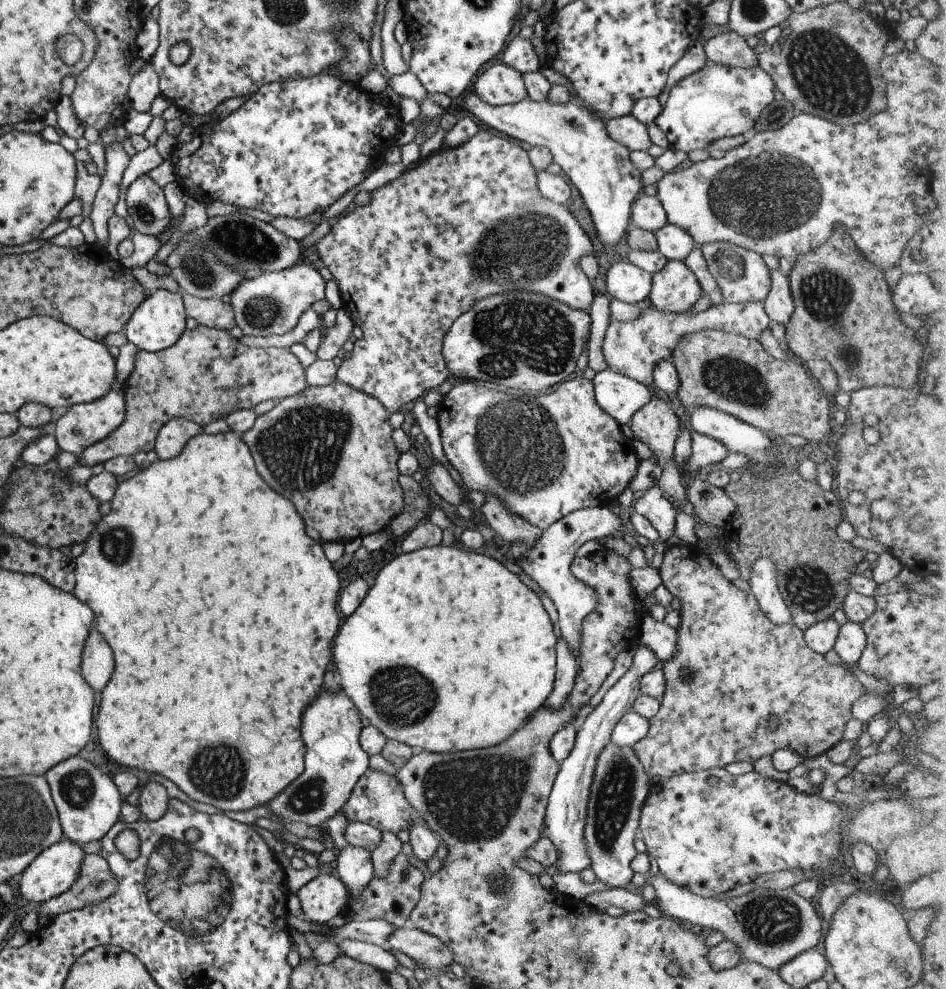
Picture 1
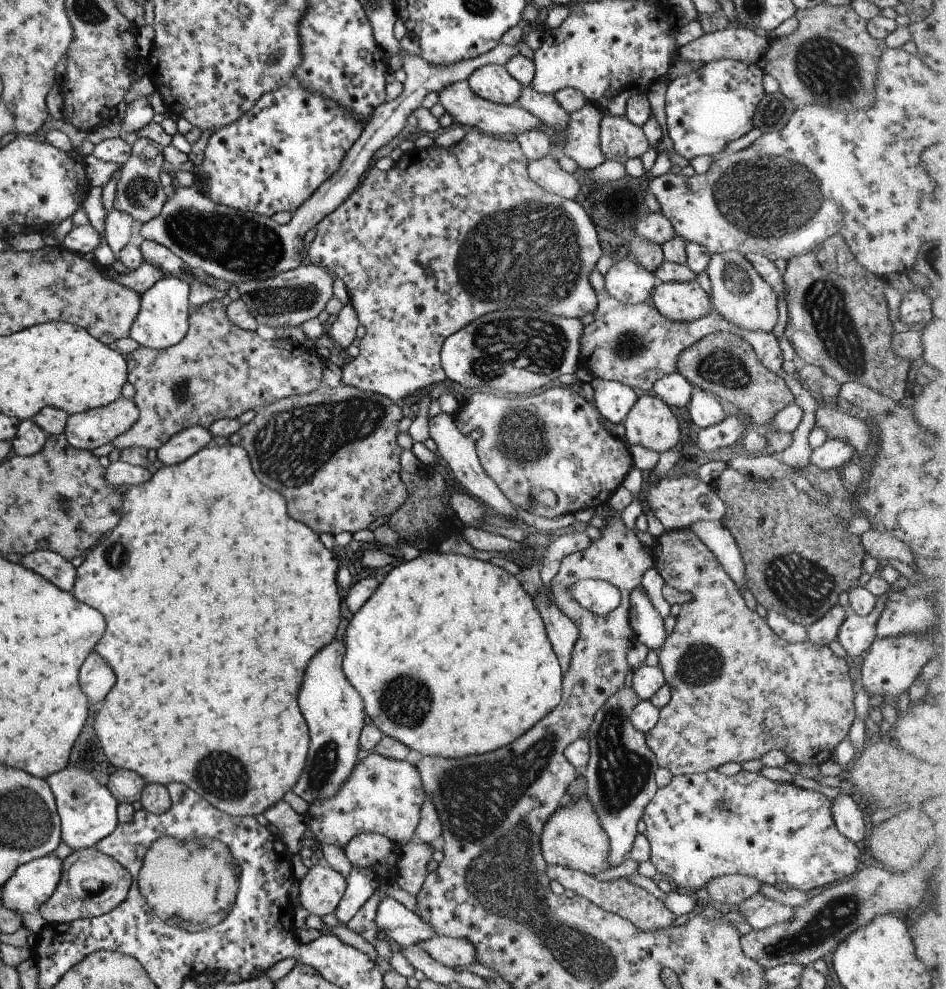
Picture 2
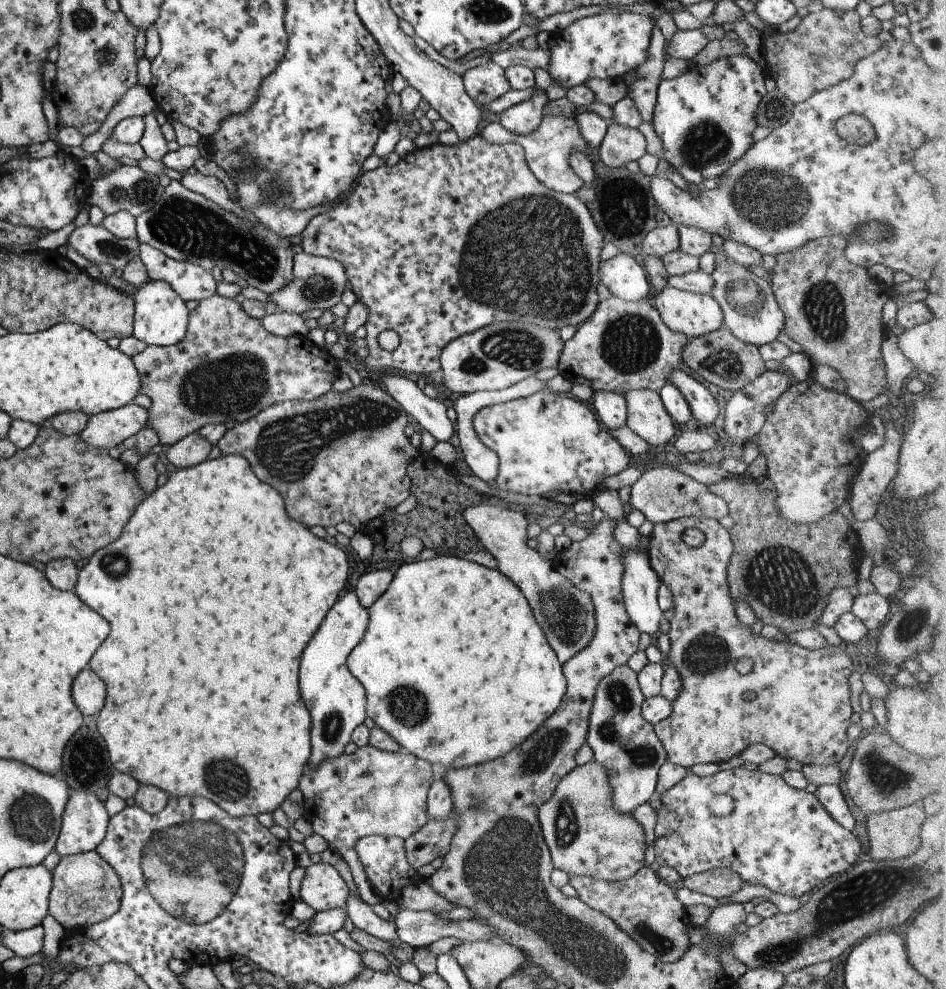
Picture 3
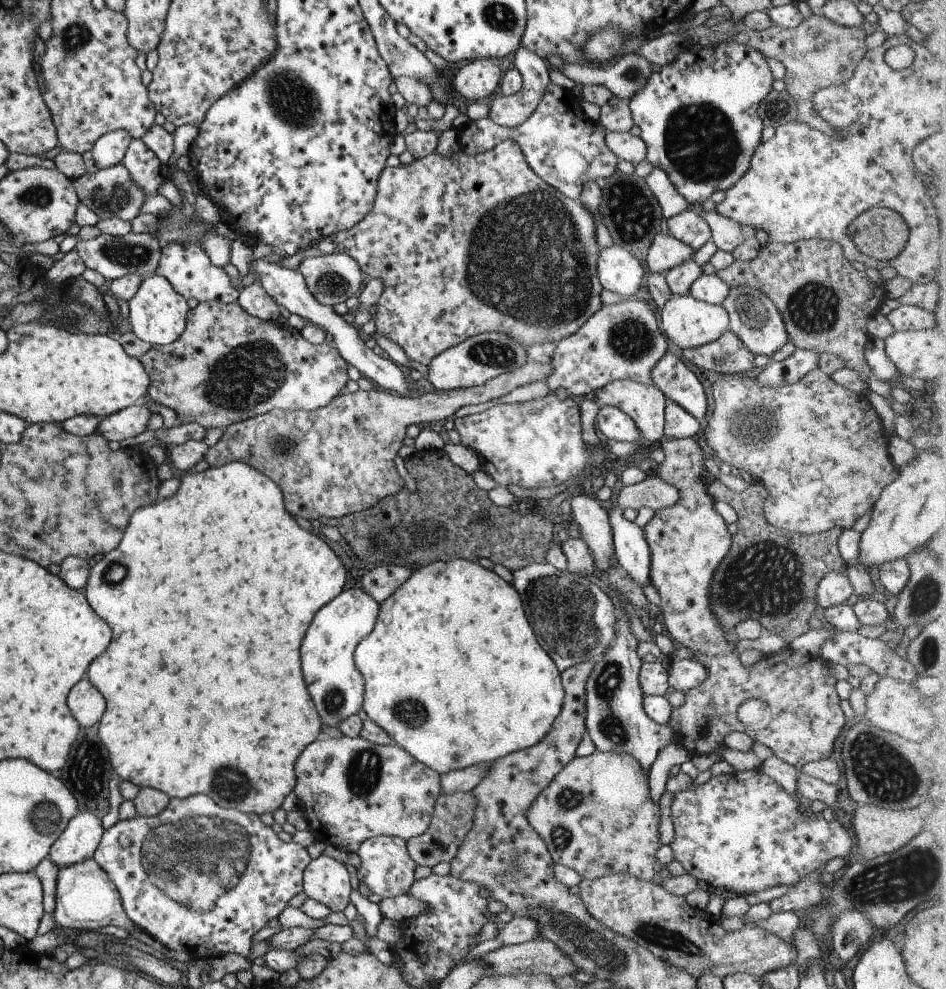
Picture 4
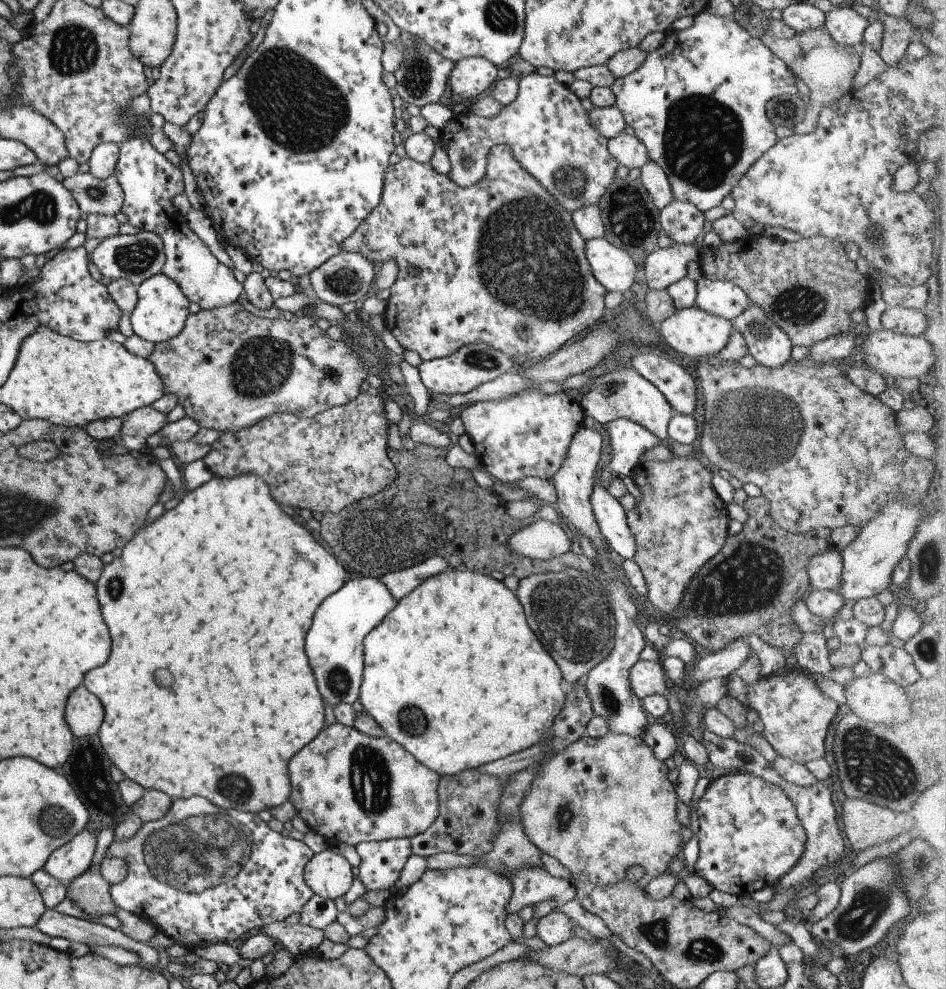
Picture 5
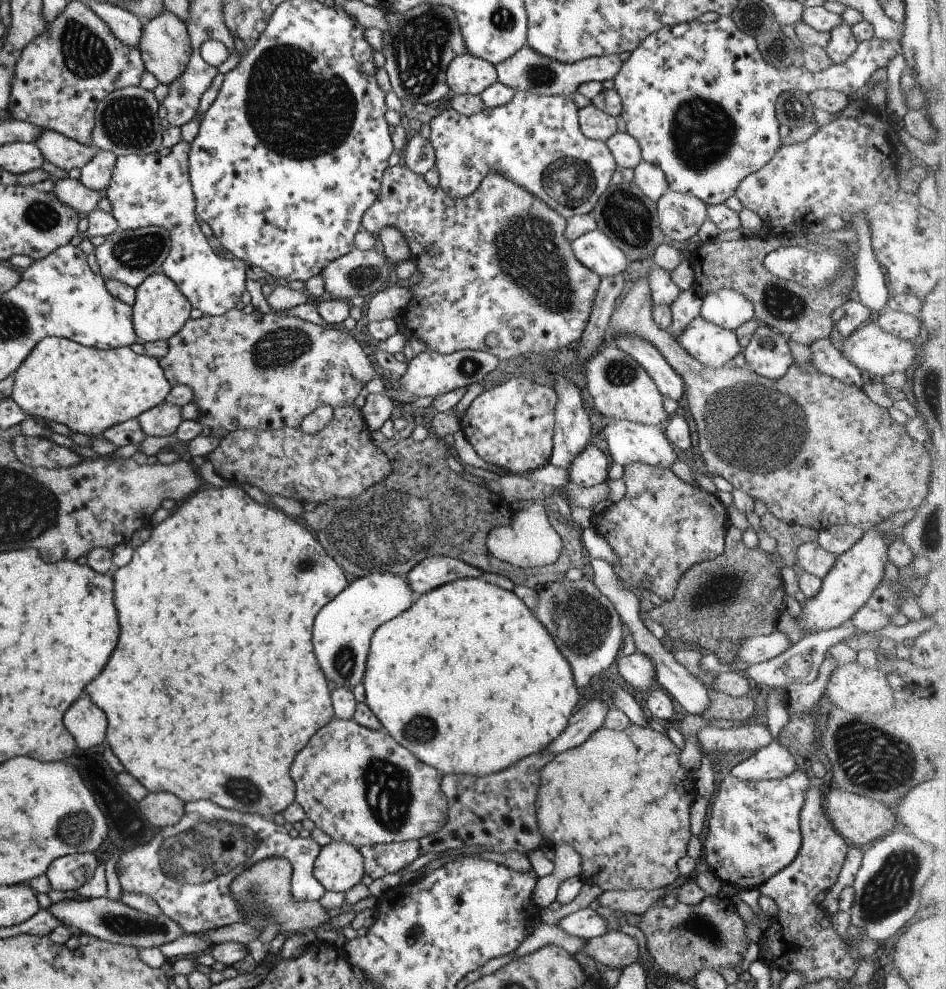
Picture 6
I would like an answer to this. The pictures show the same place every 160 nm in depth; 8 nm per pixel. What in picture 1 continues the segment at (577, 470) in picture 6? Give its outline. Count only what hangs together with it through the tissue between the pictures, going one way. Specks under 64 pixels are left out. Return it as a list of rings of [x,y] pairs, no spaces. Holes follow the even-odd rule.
[[[641,611],[642,626],[637,644],[645,644],[662,664],[669,662],[677,648],[677,632],[665,622],[657,622],[647,611]]]

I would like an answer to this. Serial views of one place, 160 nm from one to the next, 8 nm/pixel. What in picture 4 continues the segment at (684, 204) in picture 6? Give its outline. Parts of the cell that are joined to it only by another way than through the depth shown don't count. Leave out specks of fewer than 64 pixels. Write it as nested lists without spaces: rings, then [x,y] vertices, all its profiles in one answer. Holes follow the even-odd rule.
[[[691,206],[685,207],[685,210],[675,216],[670,216],[665,224],[669,235],[690,246],[694,252],[710,239],[707,223]]]

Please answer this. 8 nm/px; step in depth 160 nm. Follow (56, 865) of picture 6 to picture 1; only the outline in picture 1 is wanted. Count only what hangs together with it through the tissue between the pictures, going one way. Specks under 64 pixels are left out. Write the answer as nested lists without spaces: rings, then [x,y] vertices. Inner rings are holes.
[[[75,755],[69,757],[44,774],[50,795],[58,814],[62,836],[74,843],[93,842],[100,838],[120,818],[122,796],[113,781],[98,771],[89,761]]]

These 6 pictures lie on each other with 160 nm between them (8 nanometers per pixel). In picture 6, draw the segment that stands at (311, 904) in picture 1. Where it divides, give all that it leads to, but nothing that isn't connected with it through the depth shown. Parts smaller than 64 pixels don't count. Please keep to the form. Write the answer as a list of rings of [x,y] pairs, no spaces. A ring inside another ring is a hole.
[[[330,841],[320,847],[312,873],[326,891],[344,893],[364,875],[363,857],[352,844]]]

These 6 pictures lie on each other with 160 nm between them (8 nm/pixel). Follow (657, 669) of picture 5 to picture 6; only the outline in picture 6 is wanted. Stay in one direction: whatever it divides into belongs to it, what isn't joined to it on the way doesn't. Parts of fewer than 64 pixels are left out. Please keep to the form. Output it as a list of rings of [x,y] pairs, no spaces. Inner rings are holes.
[[[635,651],[633,654],[623,656],[620,654],[616,659],[619,676],[637,689],[640,698],[648,692],[651,681],[655,679],[655,668],[649,663],[646,656]]]

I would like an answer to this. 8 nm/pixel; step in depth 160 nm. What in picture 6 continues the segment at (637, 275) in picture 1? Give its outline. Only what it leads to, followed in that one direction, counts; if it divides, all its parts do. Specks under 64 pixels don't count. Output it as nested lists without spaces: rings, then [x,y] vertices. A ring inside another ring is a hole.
[[[599,229],[583,233],[570,241],[573,256],[599,278],[625,274],[625,255]]]

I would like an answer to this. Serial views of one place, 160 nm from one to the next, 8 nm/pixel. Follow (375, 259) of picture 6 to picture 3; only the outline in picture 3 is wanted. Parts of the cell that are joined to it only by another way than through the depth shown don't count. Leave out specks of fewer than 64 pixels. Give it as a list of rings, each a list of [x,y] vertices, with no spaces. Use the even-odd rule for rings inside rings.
[[[297,249],[292,254],[291,280],[281,290],[267,297],[275,302],[276,310],[298,315],[312,308],[325,311],[340,301],[343,290],[348,287],[347,282],[344,266],[338,260],[313,256]]]

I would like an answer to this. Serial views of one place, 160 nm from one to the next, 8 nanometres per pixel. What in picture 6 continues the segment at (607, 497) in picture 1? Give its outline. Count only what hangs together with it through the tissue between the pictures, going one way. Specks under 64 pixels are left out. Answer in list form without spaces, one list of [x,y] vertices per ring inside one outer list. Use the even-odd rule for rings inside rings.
[[[516,374],[497,386],[485,387],[458,423],[465,440],[483,462],[513,473],[529,472],[549,462],[555,403],[554,390],[541,376],[532,379]]]

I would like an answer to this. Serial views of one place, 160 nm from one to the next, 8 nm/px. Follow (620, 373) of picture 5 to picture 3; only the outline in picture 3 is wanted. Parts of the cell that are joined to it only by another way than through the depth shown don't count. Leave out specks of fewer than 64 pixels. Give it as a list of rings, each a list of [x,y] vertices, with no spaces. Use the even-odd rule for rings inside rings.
[[[631,389],[621,394],[626,402],[625,425],[651,447],[662,447],[675,434],[675,424],[659,395],[649,389]]]

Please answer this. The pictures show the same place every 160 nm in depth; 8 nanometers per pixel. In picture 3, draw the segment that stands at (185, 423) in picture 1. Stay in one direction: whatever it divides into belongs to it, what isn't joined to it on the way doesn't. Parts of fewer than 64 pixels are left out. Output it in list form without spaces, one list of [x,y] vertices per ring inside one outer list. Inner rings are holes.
[[[195,432],[169,445],[166,454],[161,457],[167,465],[184,469],[205,461],[211,452],[211,447],[207,440]]]

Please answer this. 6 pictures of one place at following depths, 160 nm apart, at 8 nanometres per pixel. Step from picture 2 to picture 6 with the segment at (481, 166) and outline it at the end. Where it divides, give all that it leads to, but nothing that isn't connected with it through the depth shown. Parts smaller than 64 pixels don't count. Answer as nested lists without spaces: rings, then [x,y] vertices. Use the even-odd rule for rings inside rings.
[[[401,164],[387,167],[382,174],[380,180],[380,191],[377,198],[373,201],[373,204],[363,213],[360,220],[361,229],[367,230],[367,232],[377,232],[381,227],[394,226],[397,230],[400,230],[405,237],[406,243],[410,250],[410,256],[416,262],[416,270],[423,274],[423,279],[418,284],[412,287],[407,287],[412,292],[412,297],[409,299],[407,306],[402,311],[399,311],[399,316],[405,326],[409,329],[411,334],[420,338],[427,345],[427,350],[435,351],[442,355],[448,355],[455,351],[463,349],[471,349],[474,351],[485,351],[492,354],[498,360],[517,360],[517,356],[520,354],[527,354],[527,352],[535,352],[543,356],[549,355],[550,352],[559,350],[559,348],[565,348],[571,344],[576,344],[579,340],[585,325],[587,324],[592,304],[596,295],[597,284],[599,284],[600,278],[591,272],[588,268],[585,268],[574,256],[570,249],[570,241],[567,241],[564,237],[564,228],[566,220],[559,216],[552,208],[545,206],[537,197],[529,194],[524,188],[513,184],[512,181],[502,177],[500,173],[489,172],[485,175],[485,178],[479,183],[479,186],[475,189],[473,194],[470,194],[464,199],[452,199],[447,196],[442,188],[430,187],[423,177],[416,175],[411,169],[408,169],[405,165]],[[519,328],[523,330],[522,338],[517,340],[511,336],[511,331]],[[487,334],[496,334],[499,338],[499,343],[493,348],[485,345],[485,336]]]

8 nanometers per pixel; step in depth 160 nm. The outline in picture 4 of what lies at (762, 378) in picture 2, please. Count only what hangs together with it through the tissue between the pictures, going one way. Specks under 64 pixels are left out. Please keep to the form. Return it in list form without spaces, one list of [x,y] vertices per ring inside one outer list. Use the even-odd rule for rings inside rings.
[[[725,331],[713,342],[681,351],[683,360],[711,372],[737,375],[755,372],[754,355],[731,331]]]

